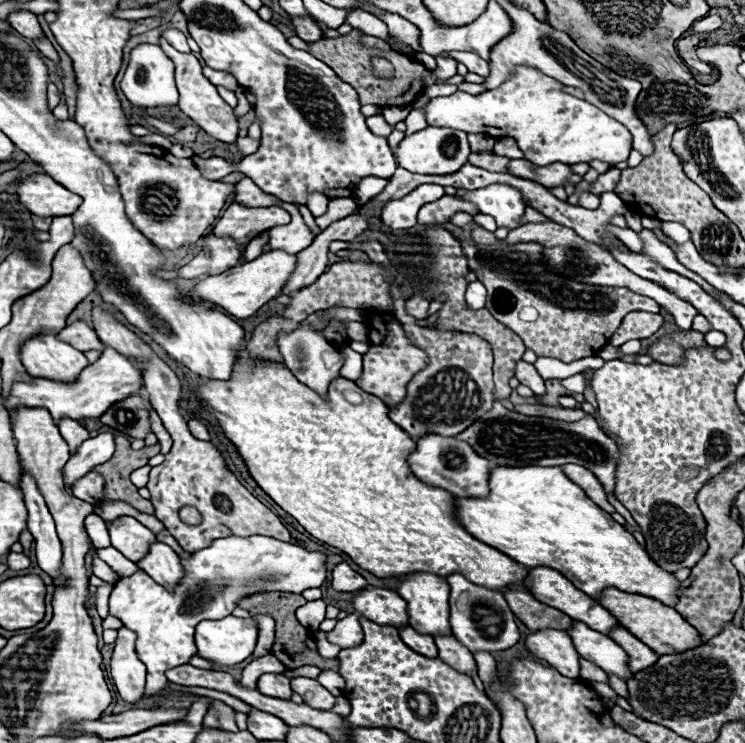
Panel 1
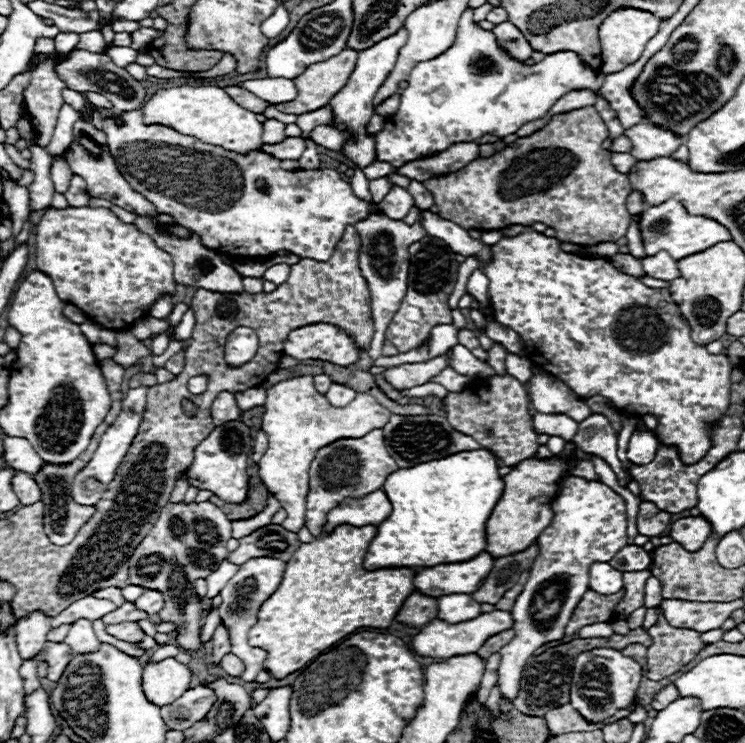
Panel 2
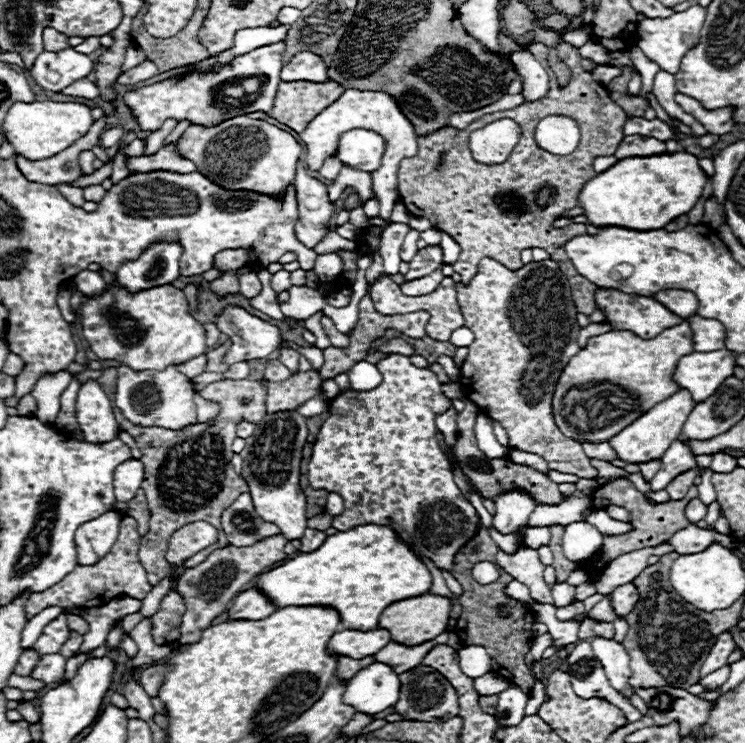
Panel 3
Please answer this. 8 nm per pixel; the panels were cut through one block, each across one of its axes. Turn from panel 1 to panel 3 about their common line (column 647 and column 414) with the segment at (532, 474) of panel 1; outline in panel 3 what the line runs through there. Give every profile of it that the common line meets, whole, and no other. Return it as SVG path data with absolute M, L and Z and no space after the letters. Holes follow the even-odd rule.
M364 524L350 528L346 532L336 532L324 540L320 548L314 552L298 554L292 560L286 560L282 566L264 572L260 576L260 582L256 584L266 596L278 606L332 606L340 612L342 626L348 630L372 630L378 628L378 618L392 602L420 596L430 590L432 586L432 574L422 562L420 556L414 554L414 550L388 526L378 524Z

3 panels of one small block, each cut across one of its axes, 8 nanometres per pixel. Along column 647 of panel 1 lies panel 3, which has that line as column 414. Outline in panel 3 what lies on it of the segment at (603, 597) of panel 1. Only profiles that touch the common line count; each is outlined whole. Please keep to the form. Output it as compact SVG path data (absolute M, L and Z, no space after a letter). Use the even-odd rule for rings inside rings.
M426 592L422 596L414 596L414 598L406 598L406 600L398 600L396 604L390 604L382 612L378 626L390 630L392 632L392 640L396 640L396 642L422 644L422 642L432 640L434 636L446 632L450 610L452 610L452 600L450 598Z

